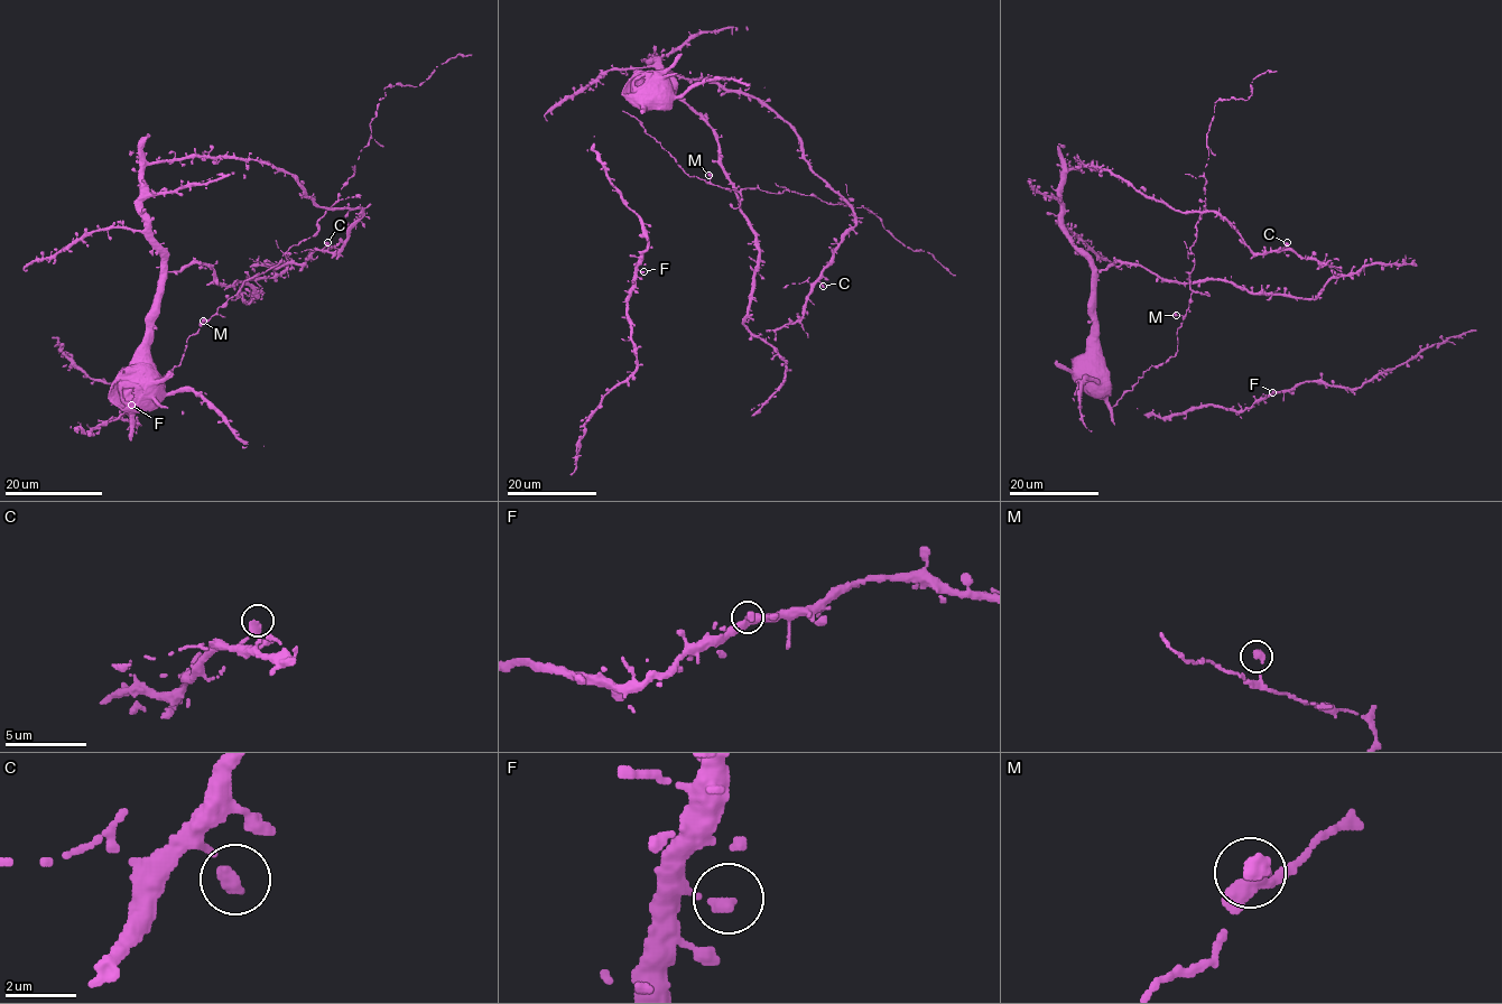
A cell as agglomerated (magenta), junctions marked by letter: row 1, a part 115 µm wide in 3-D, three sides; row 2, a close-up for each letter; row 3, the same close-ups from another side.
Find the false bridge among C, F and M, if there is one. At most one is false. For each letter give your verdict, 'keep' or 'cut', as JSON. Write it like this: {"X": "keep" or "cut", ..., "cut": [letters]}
{"C": "keep", "F": "keep", "M": "keep", "cut": []}

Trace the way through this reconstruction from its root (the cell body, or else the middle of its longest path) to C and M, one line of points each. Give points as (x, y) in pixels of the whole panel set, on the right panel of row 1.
C: (1075, 372), (1094, 269), (1063, 219), (1071, 169), (1100, 167), (1175, 210), (1220, 213), (1254, 252), (1287, 242)
M: (1075, 372), (1087, 358), (1097, 270), (1125, 261), (1166, 279), (1189, 282), (1187, 310), (1176, 315)

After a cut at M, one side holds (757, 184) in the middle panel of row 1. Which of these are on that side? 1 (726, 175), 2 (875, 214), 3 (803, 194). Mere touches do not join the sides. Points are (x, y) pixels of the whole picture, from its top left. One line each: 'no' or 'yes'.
1: no
2: yes
3: yes

